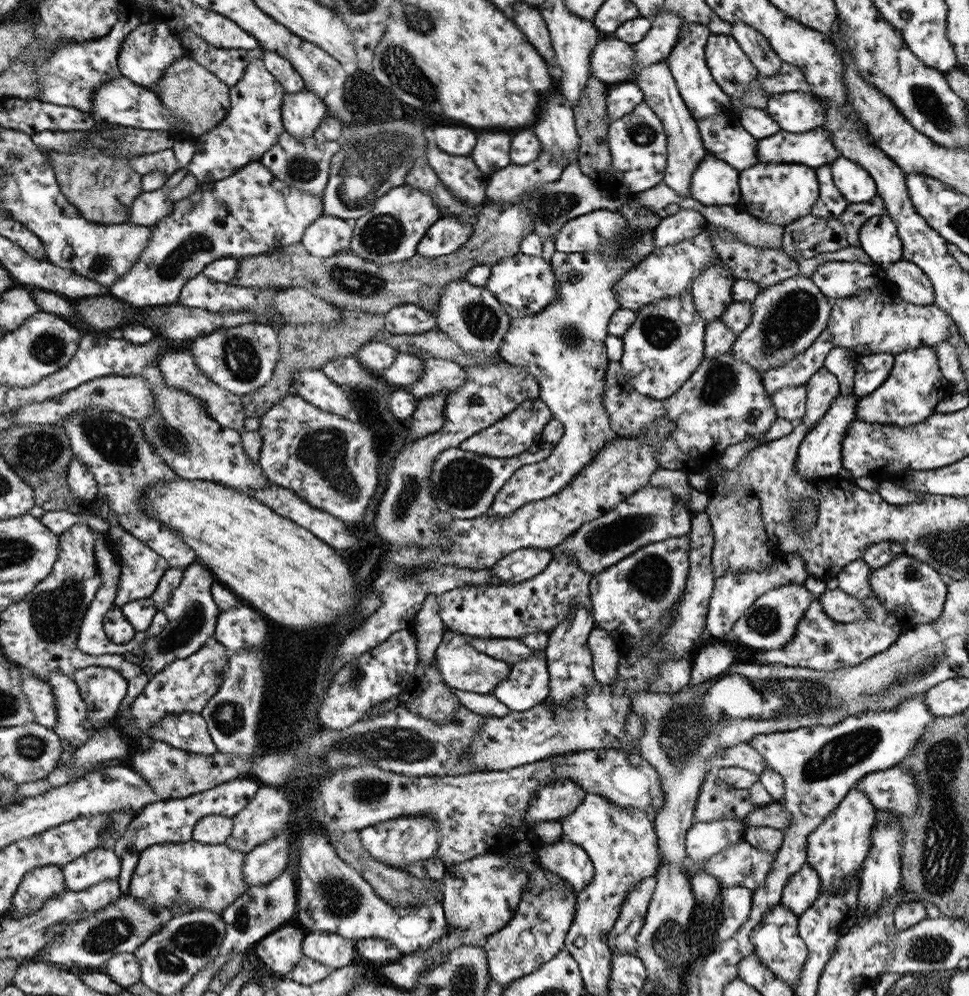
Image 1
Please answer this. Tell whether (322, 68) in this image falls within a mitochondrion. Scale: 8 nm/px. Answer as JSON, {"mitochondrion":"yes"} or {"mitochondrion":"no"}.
{"mitochondrion":"no"}

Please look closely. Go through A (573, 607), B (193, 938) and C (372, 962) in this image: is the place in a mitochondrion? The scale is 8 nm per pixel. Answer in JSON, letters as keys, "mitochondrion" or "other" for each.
{"A":"other","B":"mitochondrion","C":"other"}

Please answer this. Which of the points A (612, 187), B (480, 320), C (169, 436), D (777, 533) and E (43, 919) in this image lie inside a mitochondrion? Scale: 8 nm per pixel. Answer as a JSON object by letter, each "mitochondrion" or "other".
{"A":"other","B":"mitochondrion","C":"mitochondrion","D":"other","E":"mitochondrion"}

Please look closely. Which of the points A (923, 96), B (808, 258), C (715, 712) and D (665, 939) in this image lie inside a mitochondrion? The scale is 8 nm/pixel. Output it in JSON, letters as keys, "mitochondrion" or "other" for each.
{"A":"mitochondrion","B":"other","C":"mitochondrion","D":"mitochondrion"}

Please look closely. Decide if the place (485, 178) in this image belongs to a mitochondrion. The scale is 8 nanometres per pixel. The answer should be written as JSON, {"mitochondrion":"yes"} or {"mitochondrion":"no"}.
{"mitochondrion":"no"}

